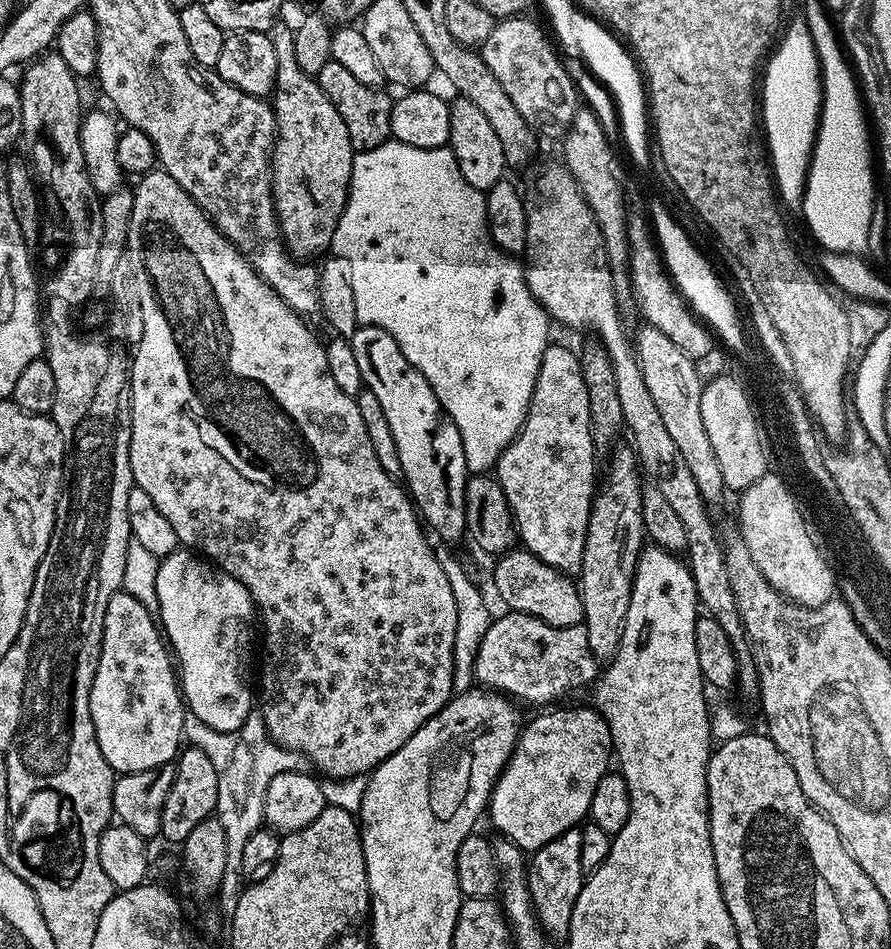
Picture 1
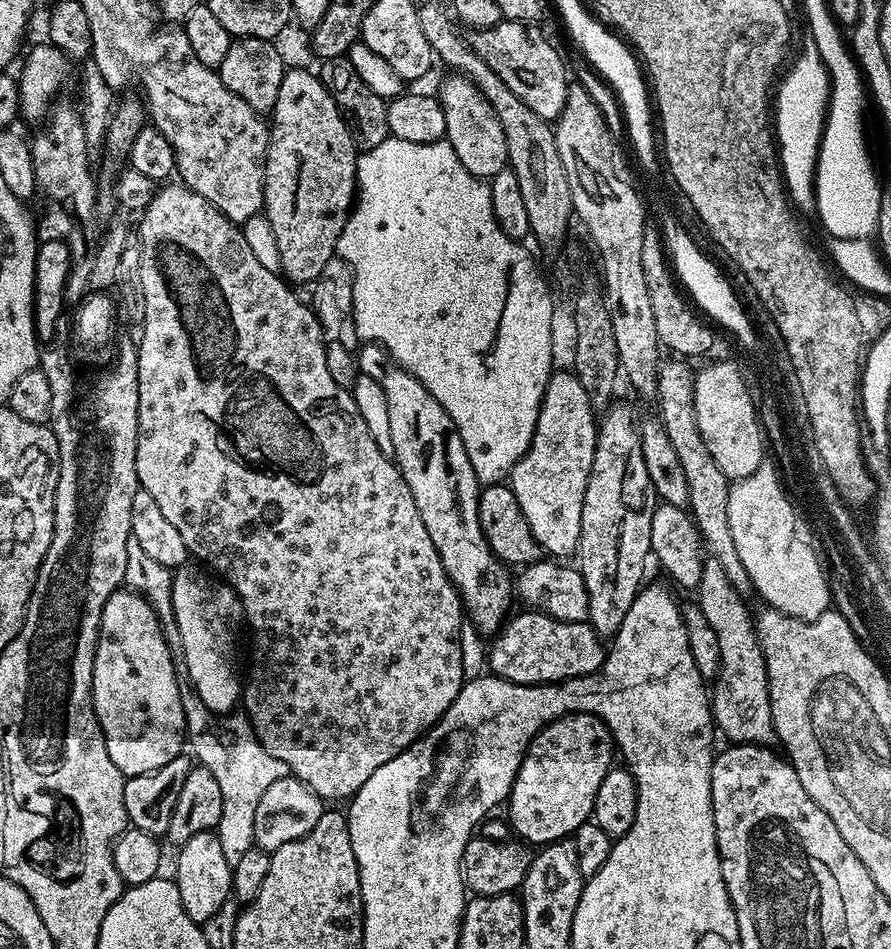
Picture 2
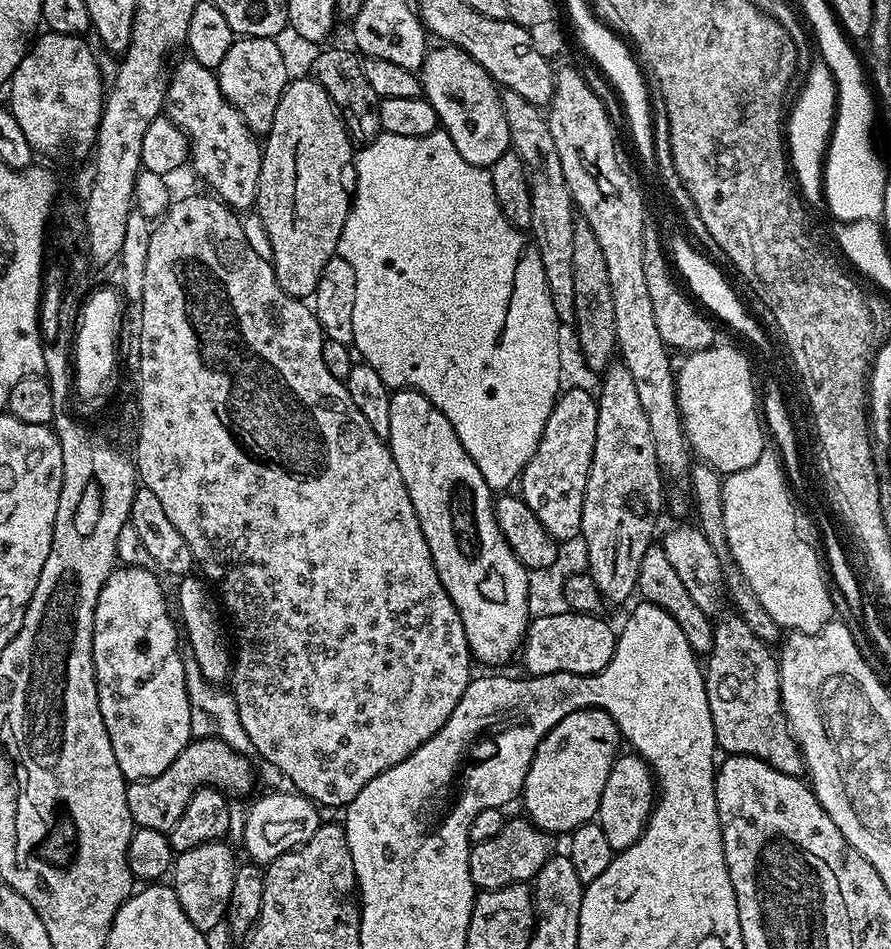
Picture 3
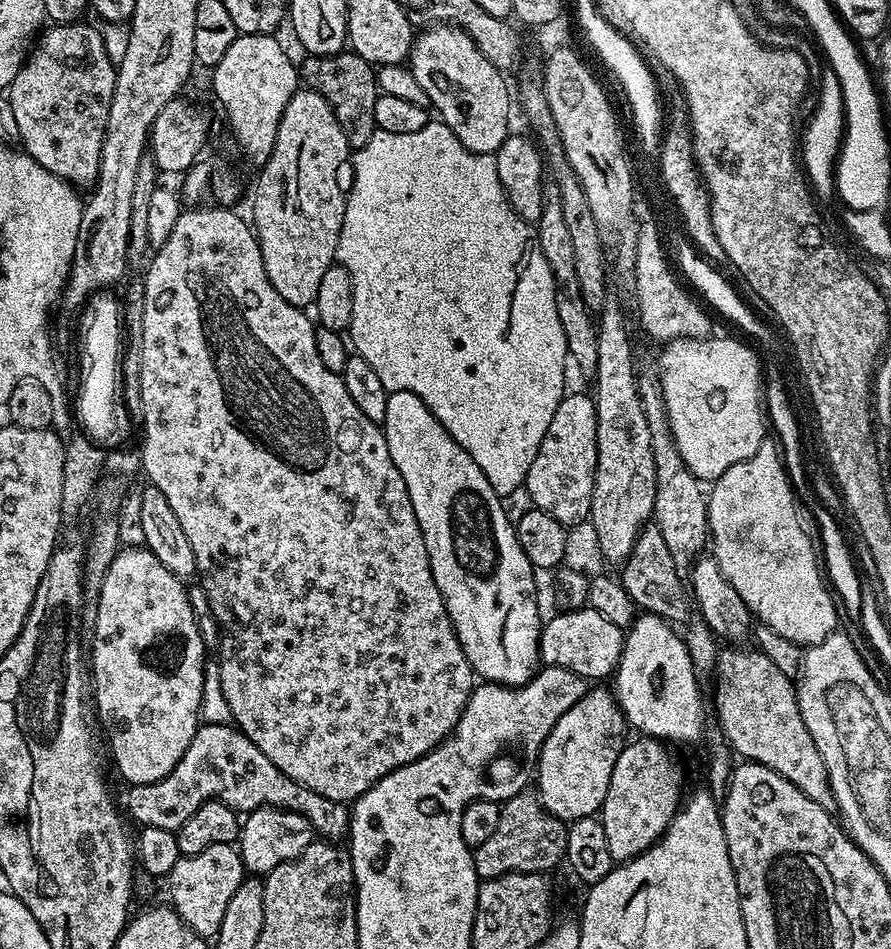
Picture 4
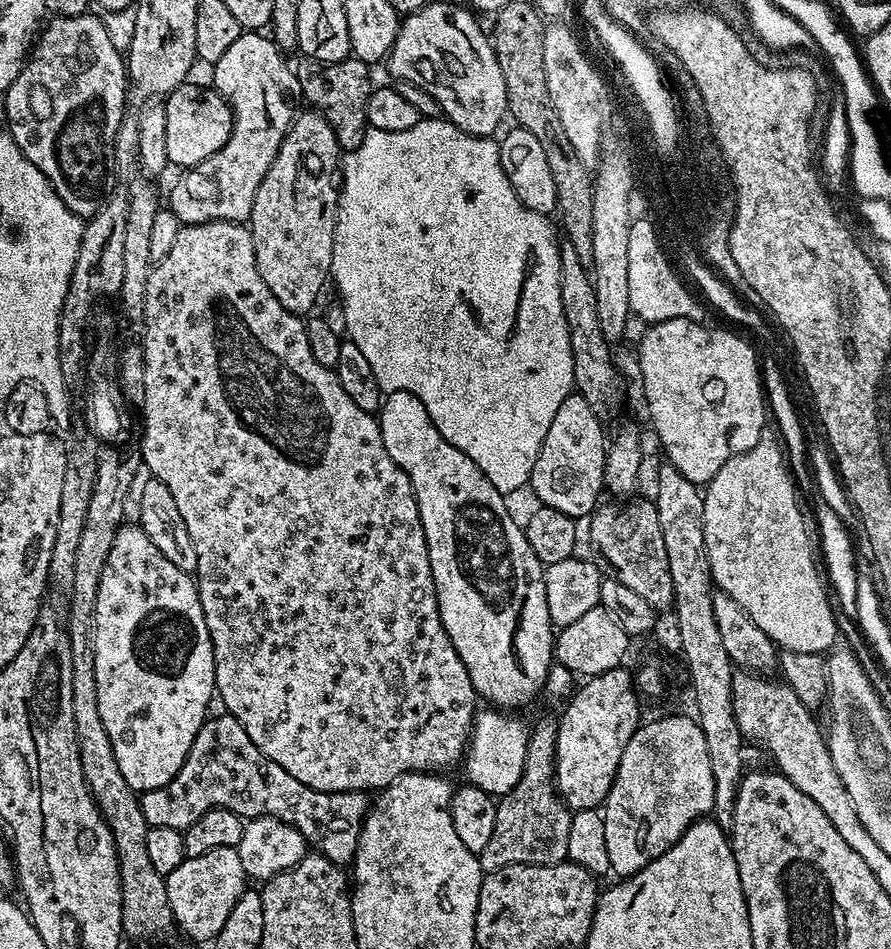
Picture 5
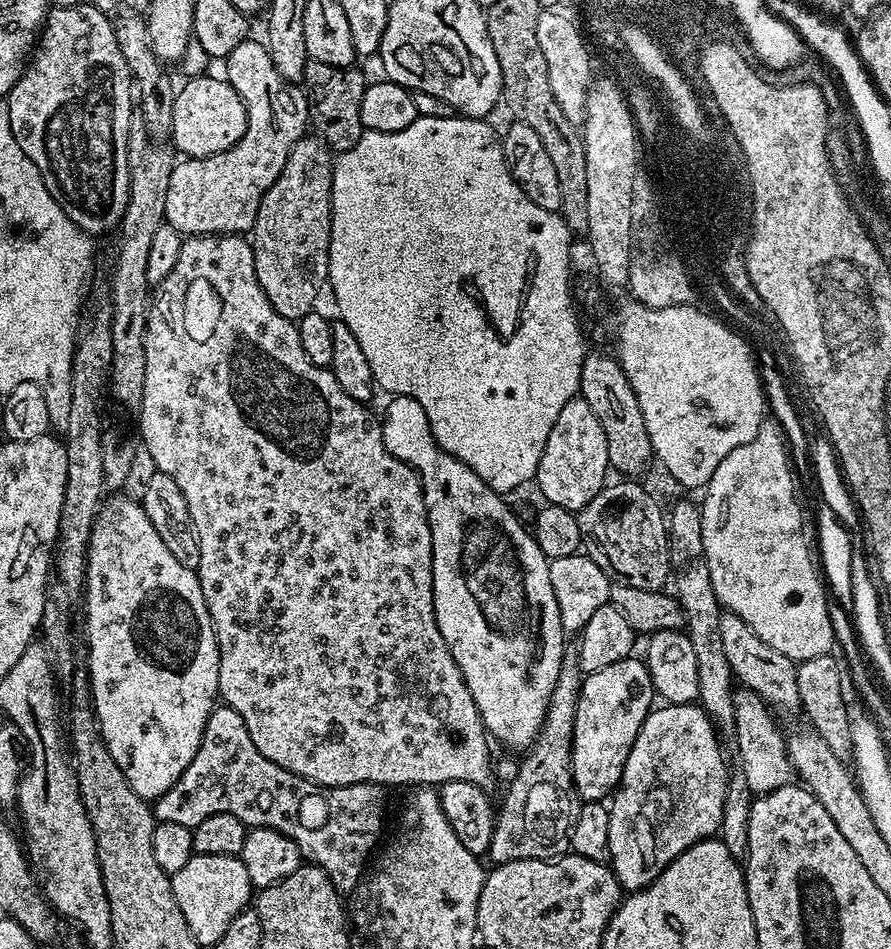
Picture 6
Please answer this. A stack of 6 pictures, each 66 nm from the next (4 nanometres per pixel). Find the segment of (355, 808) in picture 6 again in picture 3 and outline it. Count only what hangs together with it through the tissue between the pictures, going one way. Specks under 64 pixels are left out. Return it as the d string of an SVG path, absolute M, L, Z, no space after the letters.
M213 736L193 739L154 778L133 780L126 790L126 802L130 805L132 822L136 828L149 828L168 833L182 818L182 810L186 810L186 802L200 788L217 788L229 797L244 796L256 784L256 772L252 769L249 757L243 752L234 750L226 742L215 740Z

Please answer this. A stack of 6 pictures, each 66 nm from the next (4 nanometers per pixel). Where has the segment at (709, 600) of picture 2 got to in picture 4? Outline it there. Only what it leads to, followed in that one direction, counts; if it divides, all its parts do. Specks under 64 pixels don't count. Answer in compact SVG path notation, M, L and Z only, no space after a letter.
M748 646L725 647L728 649L716 657L716 716L729 749L745 761L782 774L818 806L835 809L826 762L822 762L822 754L818 754L818 746L814 746L814 738L802 720L793 677L778 670L759 647L744 647Z

